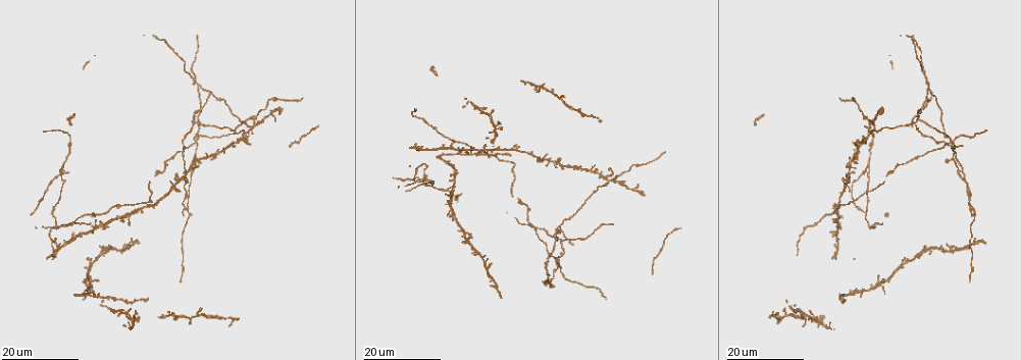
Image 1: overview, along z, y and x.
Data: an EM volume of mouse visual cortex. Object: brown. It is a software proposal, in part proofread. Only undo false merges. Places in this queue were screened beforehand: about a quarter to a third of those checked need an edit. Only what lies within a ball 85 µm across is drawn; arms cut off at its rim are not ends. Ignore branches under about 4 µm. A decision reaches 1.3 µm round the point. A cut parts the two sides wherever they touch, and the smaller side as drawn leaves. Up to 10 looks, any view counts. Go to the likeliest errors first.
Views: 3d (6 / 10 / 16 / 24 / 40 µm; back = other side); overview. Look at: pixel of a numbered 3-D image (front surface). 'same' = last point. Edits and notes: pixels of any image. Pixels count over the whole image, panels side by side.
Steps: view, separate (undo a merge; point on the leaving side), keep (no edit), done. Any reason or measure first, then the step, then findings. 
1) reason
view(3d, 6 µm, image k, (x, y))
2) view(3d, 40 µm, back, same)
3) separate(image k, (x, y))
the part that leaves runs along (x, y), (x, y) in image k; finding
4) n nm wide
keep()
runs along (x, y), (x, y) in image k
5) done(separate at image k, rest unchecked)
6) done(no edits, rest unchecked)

branch point
view(3d, 16 µm, image 1, (926, 85))

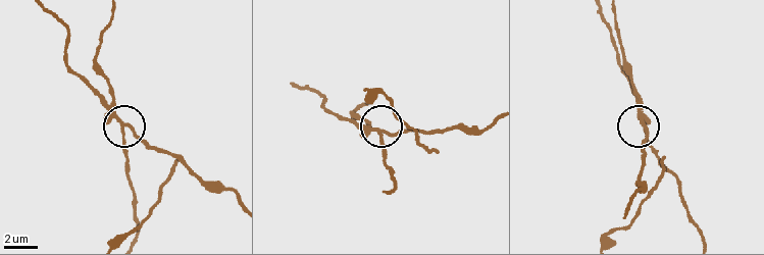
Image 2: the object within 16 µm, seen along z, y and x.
view(3d, 6 µm, image 2, (383, 130))

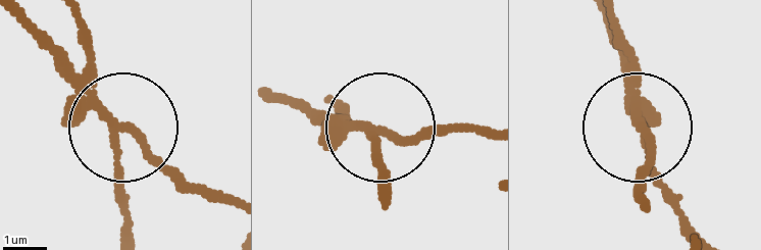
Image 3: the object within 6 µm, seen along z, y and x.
separate(image 3, (144, 141))
the part that leaves runs along (92, 101), (14, 17) in image 3; two cells meet here

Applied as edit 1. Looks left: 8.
four or more arms meet
view(3d, 24 µm, image 1, (59, 250))

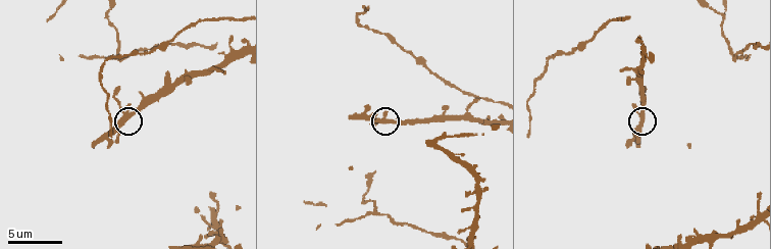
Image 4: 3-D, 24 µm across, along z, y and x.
closer look
view(3d, 10 µm, image 4, (123, 114))

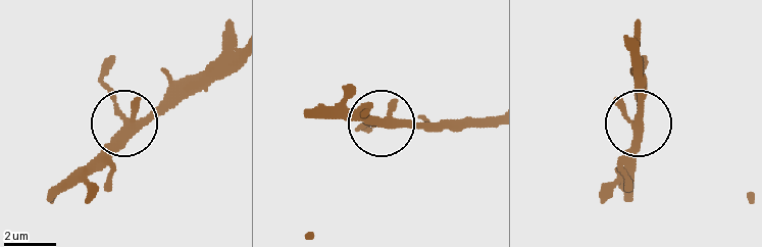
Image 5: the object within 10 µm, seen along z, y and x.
300 nm wide
keep()
all the same cell

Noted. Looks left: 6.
four-way junction
view(3d, 16 µm, image 1, (605, 177))

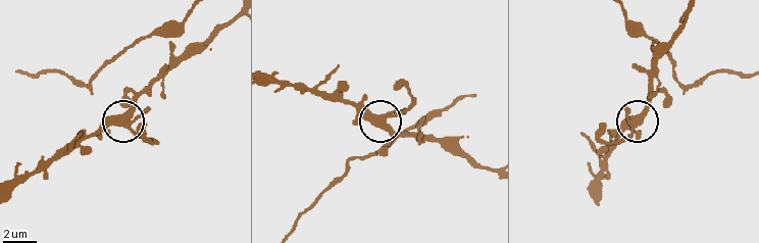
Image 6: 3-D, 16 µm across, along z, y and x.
zoom in
view(3d, 6 µm, image 6, (382, 120))

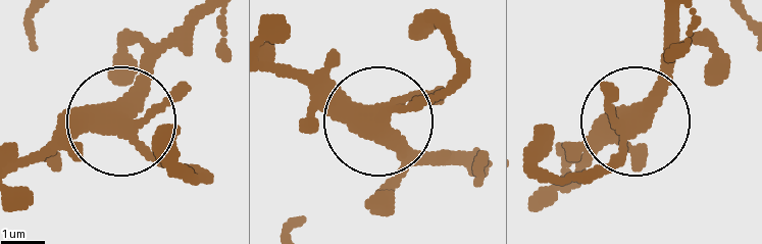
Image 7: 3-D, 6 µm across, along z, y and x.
350 nm wide
keep()
runs along (273, 72), (313, 77), (379, 113), (452, 77) in image 7; continuous, no second cell

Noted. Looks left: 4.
a fork
view(3d, 6 µm, image 4, (375, 211))

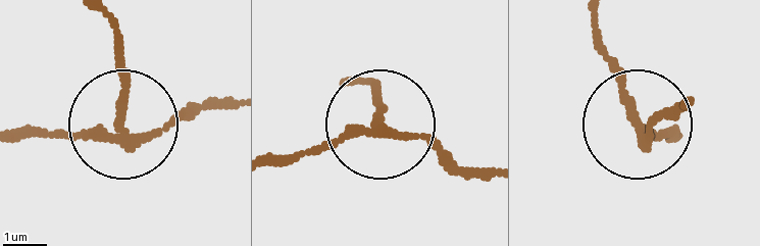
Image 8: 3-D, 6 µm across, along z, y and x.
view(3d, 6 µm, back, image 8, (121, 123))

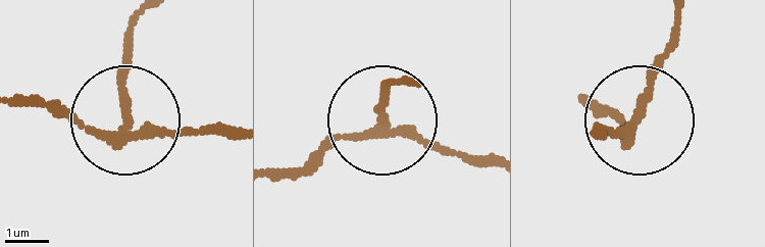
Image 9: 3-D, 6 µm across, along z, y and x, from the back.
side arm 11 µm
separate(image 9, (131, 61))
the part that leaves runs along (128, 115), (128, 42), (142, 9) in image 9; a second cell is stuck on

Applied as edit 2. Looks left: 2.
small branch off a trunk
view(3d, 16 µm, image 1, (953, 143))

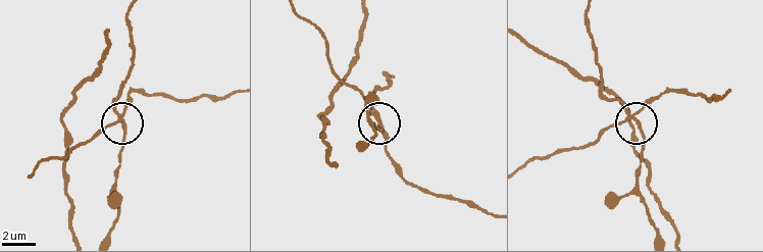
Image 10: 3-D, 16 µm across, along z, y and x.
view(3d, 10 µm, image 10, (626, 118))

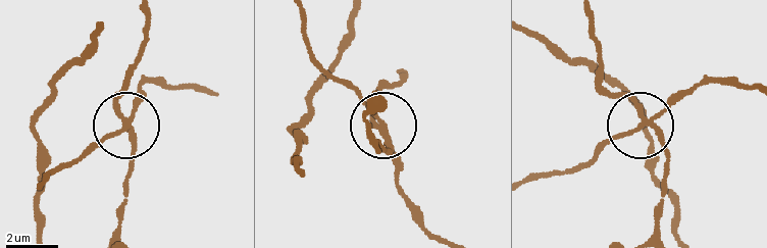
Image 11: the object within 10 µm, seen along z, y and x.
180 nm wide
keep()
runs along (117, 234), (131, 161), (129, 127), (87, 153) in image 11; all the same cell

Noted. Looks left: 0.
done(separate at image 3, separate at image 9, rest unchecked)

